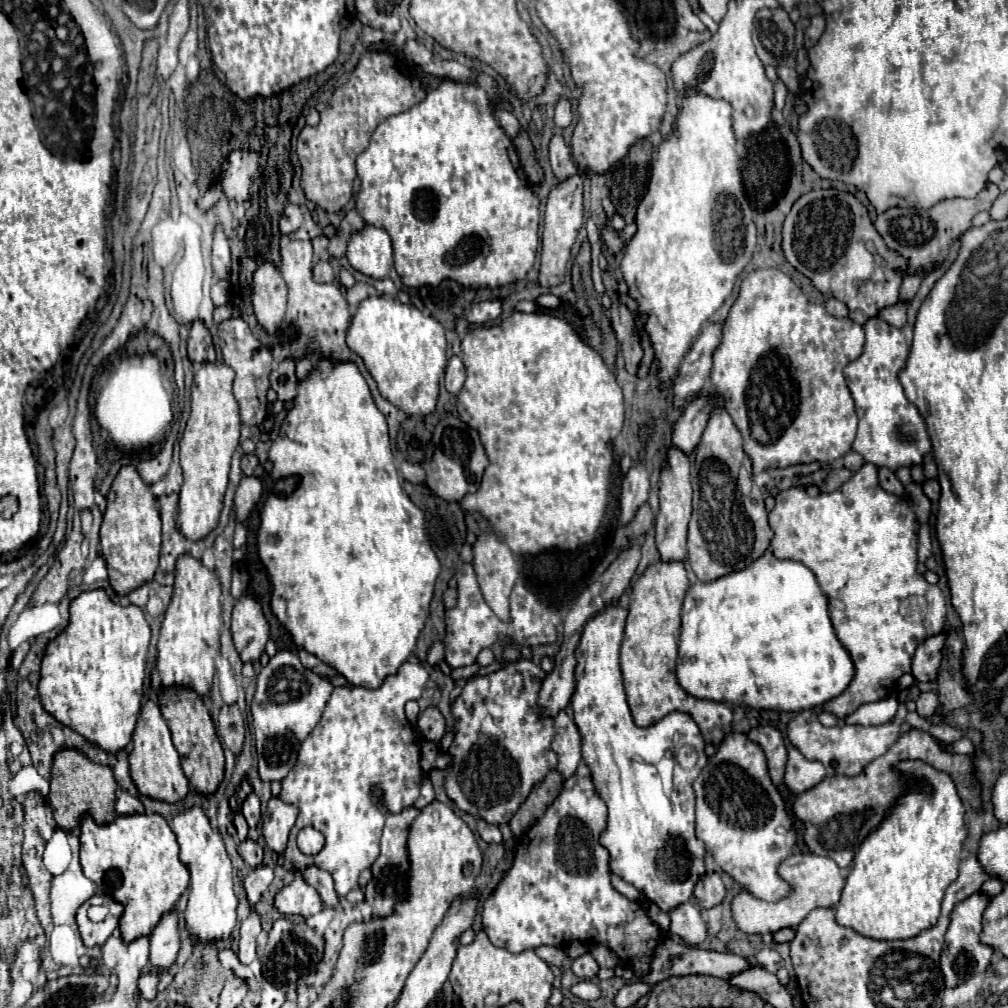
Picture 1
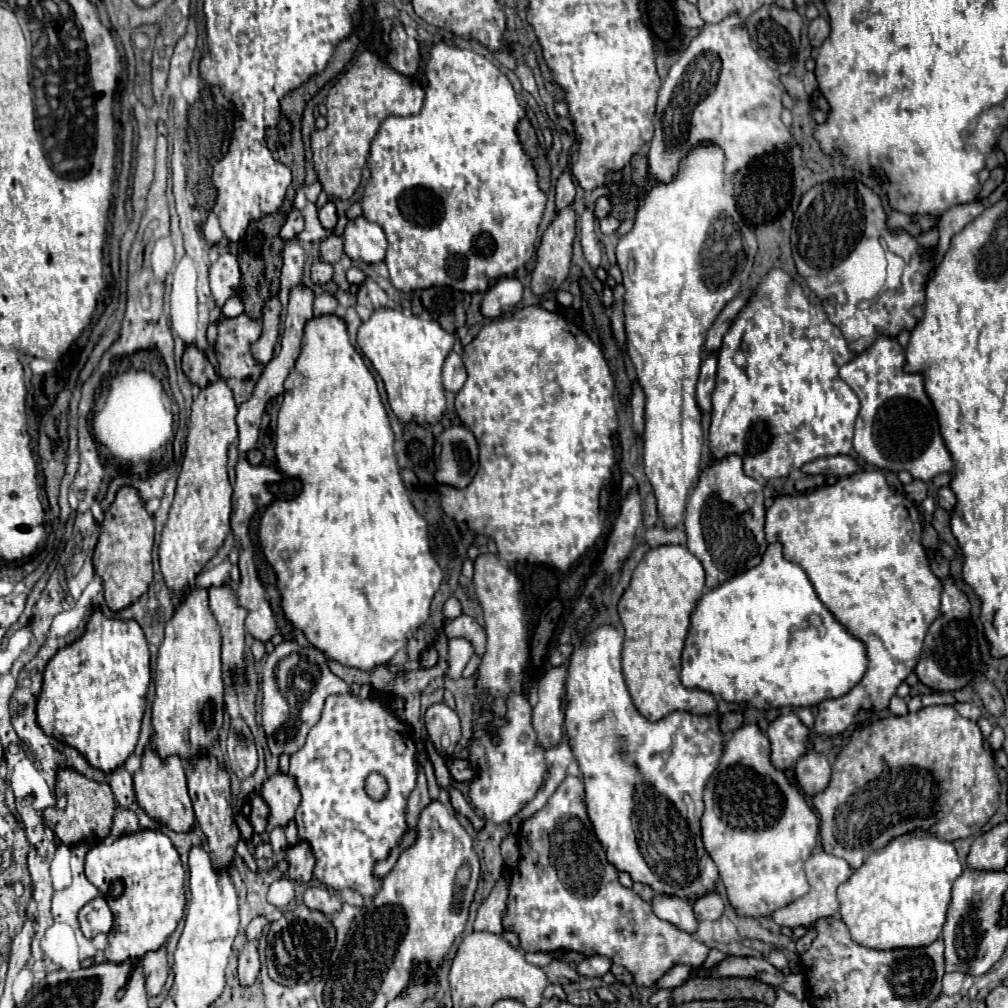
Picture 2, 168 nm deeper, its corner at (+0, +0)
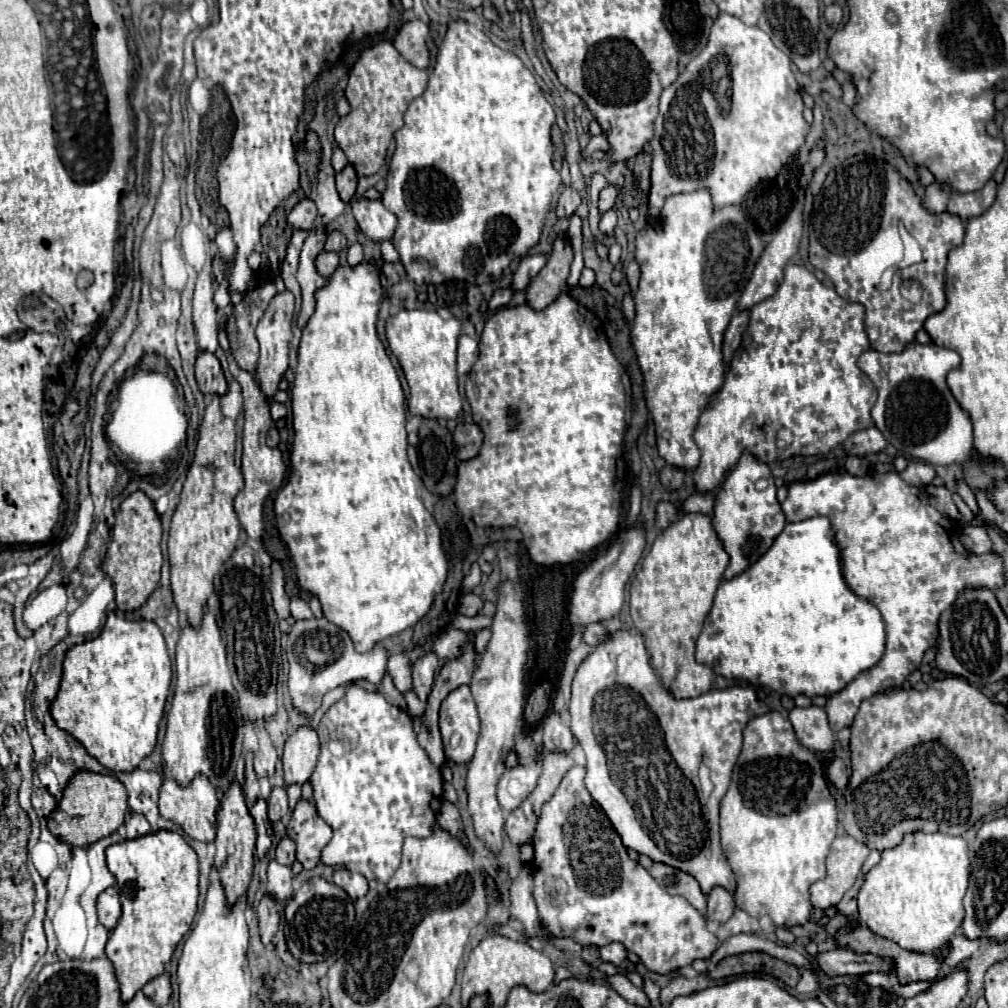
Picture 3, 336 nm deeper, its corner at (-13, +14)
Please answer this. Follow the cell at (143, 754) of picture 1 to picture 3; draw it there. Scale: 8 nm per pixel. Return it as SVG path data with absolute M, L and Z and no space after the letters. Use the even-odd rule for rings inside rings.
M197 774L189 786L181 786L173 778L163 778L159 788L159 812L163 818L179 824L191 838L201 842L211 842L215 838L215 810L219 800L215 796L215 788L205 778L205 774Z

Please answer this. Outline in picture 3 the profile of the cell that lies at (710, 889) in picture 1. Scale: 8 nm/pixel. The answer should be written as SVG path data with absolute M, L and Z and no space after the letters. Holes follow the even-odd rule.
M717 886L709 892L709 896L707 896L707 916L709 916L709 920L725 922L725 920L731 918L733 910L735 910L735 900L733 900L731 892L727 892L721 886Z

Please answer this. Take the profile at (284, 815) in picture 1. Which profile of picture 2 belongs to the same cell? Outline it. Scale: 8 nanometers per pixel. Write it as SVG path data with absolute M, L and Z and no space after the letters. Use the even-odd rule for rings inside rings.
M276 772L264 780L262 798L270 806L270 826L286 826L300 806L300 790L290 774Z

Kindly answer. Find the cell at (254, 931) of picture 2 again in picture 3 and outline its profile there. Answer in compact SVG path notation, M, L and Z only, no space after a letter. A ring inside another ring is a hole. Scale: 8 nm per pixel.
M271 860L267 876L267 894L273 894L277 902L285 902L293 896L293 874L289 866L281 866L277 860Z

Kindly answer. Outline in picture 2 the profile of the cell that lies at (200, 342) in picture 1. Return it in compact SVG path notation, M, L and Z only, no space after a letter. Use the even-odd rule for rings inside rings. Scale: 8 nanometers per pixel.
M196 346L186 348L186 352L182 356L182 370L184 370L186 378L198 388L204 388L204 386L212 384L214 380L218 380L212 364L206 360L206 356Z

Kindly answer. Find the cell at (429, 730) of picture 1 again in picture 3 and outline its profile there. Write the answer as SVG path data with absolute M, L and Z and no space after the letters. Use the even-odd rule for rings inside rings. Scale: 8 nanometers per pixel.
M469 686L455 688L441 702L439 728L447 758L451 758L457 764L469 762L473 758L475 742L479 736L479 716ZM455 734L459 736L459 744L451 744L451 738Z

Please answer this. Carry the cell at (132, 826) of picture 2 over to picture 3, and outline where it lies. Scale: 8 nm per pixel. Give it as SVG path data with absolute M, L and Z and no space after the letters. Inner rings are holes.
M127 812L125 828L127 828L127 838L137 838L137 836L151 832L147 818L143 814L137 814L137 812Z

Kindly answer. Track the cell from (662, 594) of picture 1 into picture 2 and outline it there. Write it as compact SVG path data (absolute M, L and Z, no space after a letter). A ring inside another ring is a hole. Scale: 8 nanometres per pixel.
M664 544L644 554L632 574L630 586L618 602L618 614L624 626L622 670L626 686L640 714L652 722L676 710L690 710L692 714L716 712L712 694L698 688L688 690L680 682L680 654L690 630L690 616L702 594L704 568L700 560L686 546Z

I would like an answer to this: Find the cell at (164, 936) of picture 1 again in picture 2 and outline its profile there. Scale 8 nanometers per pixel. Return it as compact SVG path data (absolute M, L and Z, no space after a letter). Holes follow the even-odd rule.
M166 948L160 952L148 952L142 960L144 976L146 976L146 992L148 996L158 996L168 978L168 964L166 964Z

